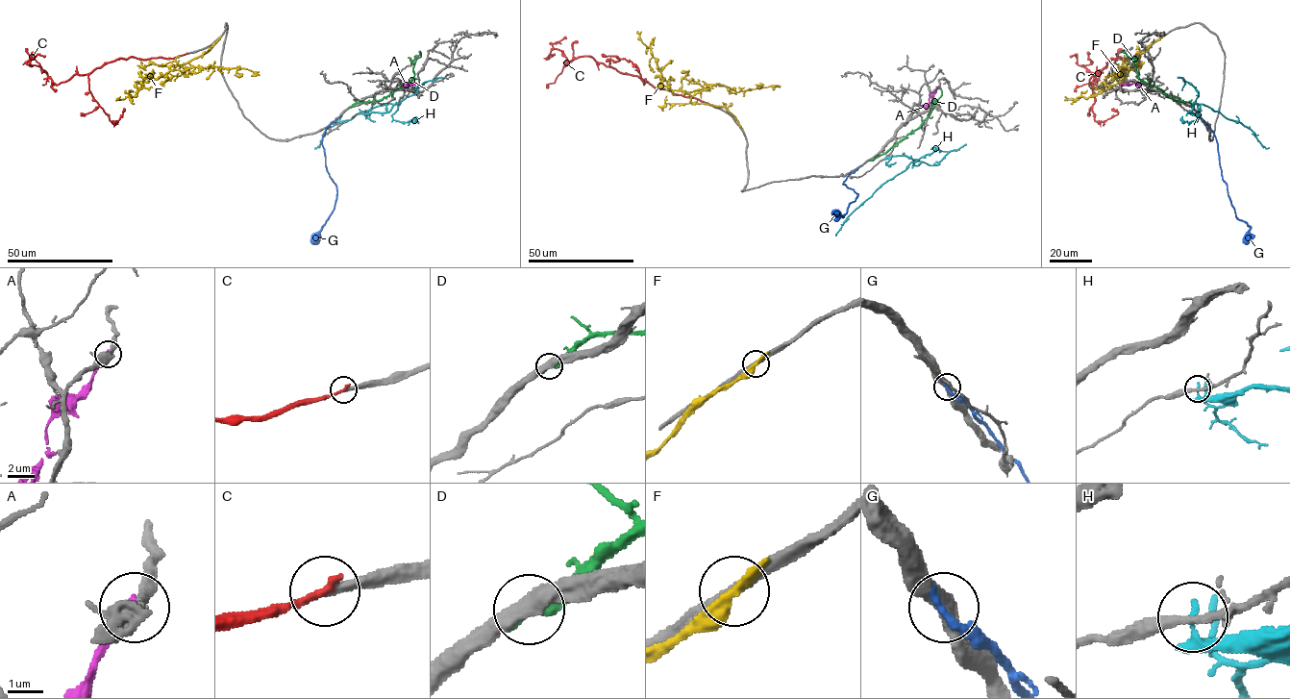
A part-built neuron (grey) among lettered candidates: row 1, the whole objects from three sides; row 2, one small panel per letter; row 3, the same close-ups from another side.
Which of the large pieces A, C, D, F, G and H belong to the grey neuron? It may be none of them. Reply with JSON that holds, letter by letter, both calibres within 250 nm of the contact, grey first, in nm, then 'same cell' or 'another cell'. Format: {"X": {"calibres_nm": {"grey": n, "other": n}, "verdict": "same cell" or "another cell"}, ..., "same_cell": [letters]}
{"A": {"calibres_nm": {"grey": 280, "other": 300}, "verdict": "another cell"}, "C": {"calibres_nm": {"grey": 280, "other": 300}, "verdict": "same cell"}, "D": {"calibres_nm": {"grey": 480, "other": 500}, "verdict": "another cell"}, "F": {"calibres_nm": {"grey": 320, "other": 320}, "verdict": "another cell"}, "G": {"calibres_nm": {"grey": 480, "other": 280}, "verdict": "same cell"}, "H": {"calibres_nm": {"grey": 240, "other": 280}, "verdict": "another cell"}, "same_cell": ["C", "G"]}

